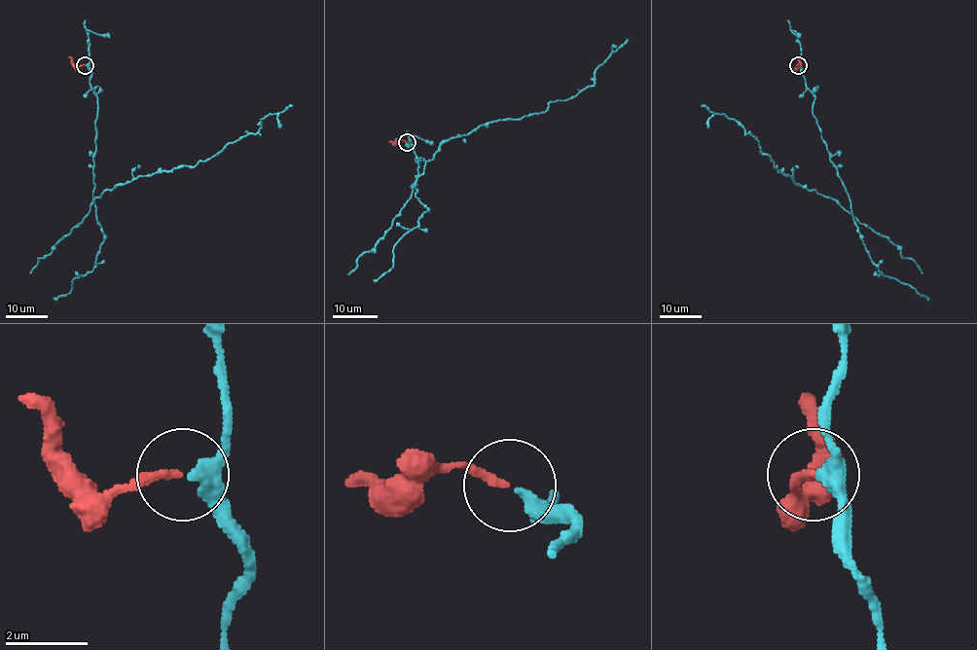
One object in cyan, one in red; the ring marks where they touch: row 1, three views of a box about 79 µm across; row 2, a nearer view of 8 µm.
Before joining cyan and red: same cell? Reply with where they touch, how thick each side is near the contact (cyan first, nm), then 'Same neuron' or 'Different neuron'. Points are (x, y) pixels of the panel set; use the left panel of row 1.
Place: (85, 65). Thickness 320 nm (cyan) against 190 nm. Same neuron

